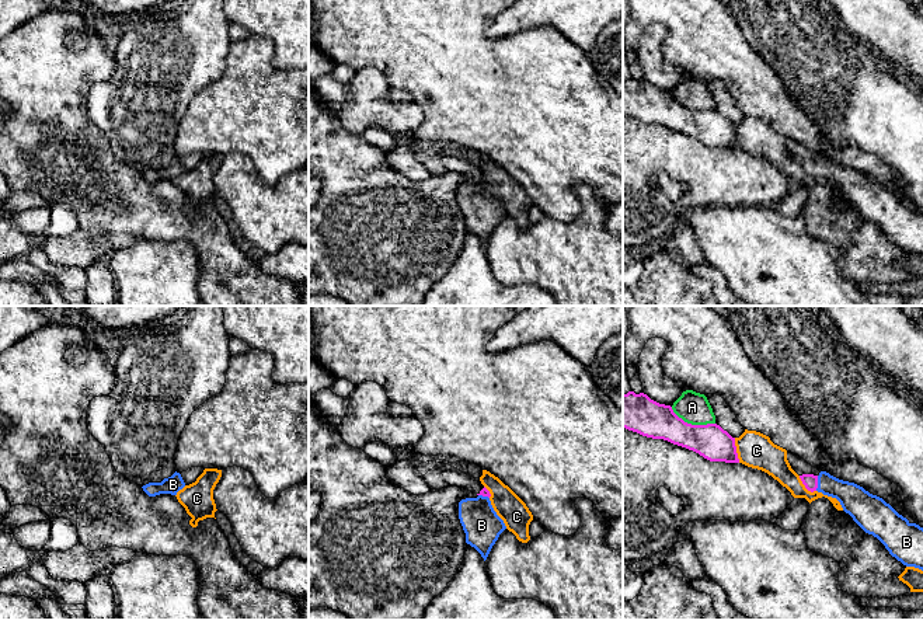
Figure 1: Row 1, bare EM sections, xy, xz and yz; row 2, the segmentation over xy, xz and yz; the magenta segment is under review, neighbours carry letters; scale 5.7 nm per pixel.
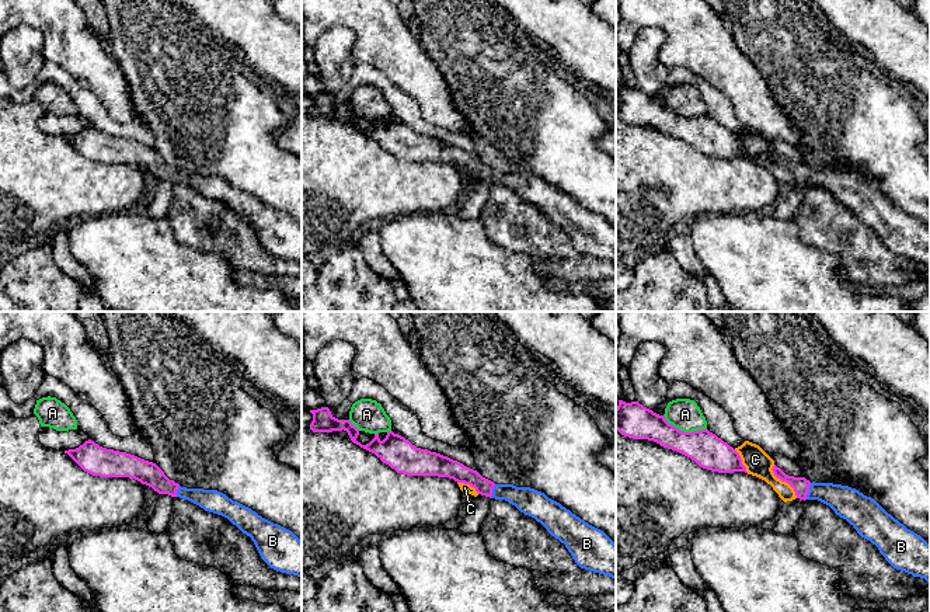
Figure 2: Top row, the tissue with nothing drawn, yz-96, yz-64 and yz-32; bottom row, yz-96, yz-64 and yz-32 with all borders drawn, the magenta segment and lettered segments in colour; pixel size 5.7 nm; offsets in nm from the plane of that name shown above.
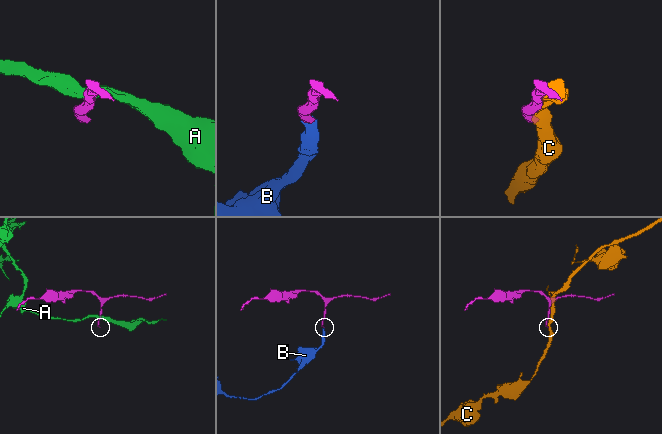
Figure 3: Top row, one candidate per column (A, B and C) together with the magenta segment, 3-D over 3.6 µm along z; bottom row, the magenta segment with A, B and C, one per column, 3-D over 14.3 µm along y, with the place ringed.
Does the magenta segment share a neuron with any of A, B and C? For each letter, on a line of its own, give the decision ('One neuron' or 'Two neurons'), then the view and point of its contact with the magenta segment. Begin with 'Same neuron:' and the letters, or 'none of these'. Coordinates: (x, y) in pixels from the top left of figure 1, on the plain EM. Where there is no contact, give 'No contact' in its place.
Same neuron: B
A: Two neurons. Touches magenta at yz (690, 110)
B: One neuron. Touches magenta at yz (817, 169)
C: Two neurons. Touches magenta at yz (735, 136)

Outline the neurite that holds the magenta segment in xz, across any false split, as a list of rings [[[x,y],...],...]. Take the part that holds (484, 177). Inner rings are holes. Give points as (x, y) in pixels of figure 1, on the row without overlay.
[[[484,173],[477,181],[459,188],[459,205],[466,219],[466,229],[485,247],[506,212],[491,191],[490,177]]]

